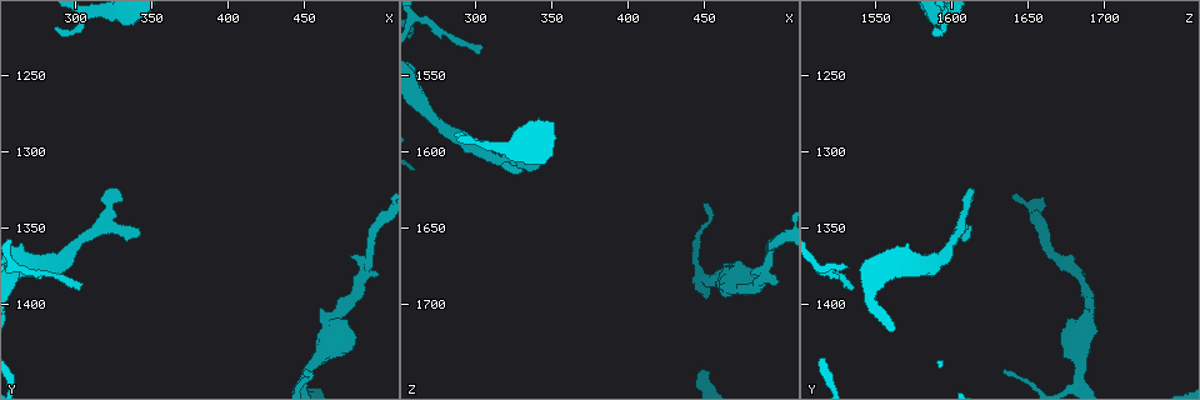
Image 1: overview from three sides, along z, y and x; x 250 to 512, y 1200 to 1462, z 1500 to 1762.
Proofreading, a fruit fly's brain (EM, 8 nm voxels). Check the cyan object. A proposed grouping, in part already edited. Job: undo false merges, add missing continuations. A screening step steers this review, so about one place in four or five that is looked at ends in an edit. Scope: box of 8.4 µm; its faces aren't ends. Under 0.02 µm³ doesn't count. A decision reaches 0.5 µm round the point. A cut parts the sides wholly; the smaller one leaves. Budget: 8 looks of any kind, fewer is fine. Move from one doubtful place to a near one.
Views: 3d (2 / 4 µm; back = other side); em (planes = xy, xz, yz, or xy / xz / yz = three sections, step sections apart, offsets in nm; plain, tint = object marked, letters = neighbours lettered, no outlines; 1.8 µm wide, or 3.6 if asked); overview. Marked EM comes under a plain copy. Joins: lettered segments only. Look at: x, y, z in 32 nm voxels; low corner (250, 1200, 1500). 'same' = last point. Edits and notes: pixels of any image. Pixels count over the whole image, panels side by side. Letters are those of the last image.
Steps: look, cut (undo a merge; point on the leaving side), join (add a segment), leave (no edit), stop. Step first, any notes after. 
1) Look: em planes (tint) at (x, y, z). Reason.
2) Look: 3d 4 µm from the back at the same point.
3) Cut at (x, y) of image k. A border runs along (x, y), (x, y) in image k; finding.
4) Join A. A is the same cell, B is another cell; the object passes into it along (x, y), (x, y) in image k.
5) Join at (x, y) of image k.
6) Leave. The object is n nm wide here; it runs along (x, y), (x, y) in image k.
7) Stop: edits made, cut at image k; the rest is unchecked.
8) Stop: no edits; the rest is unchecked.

Look: em planes (letters) at (286, 1218, 1588). Thin end.

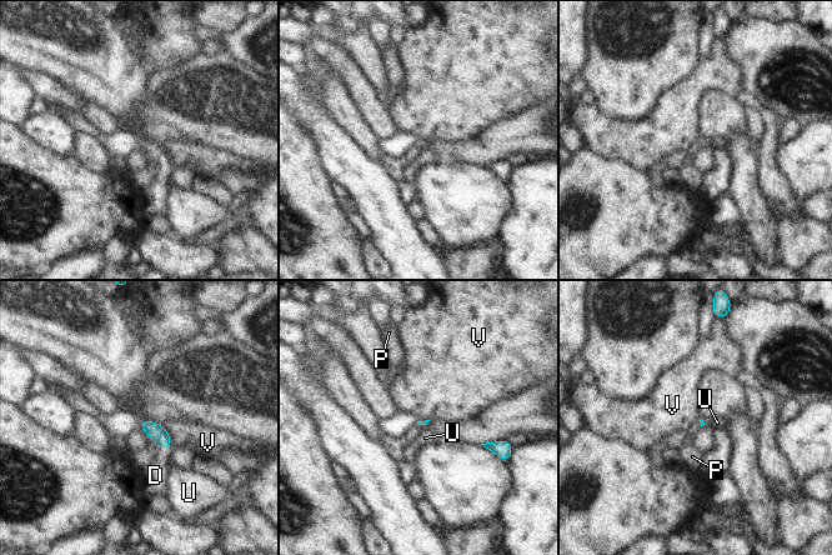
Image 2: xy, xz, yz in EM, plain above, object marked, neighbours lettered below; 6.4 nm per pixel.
Join D. The longest contact is with V, 170 nm; D is the same cell, P, U and V are other cells; the object passes into it along (154, 430), (163, 448), (155, 475) in image 2; the neuron continues.

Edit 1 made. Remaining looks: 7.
Look: overview. Redraw.

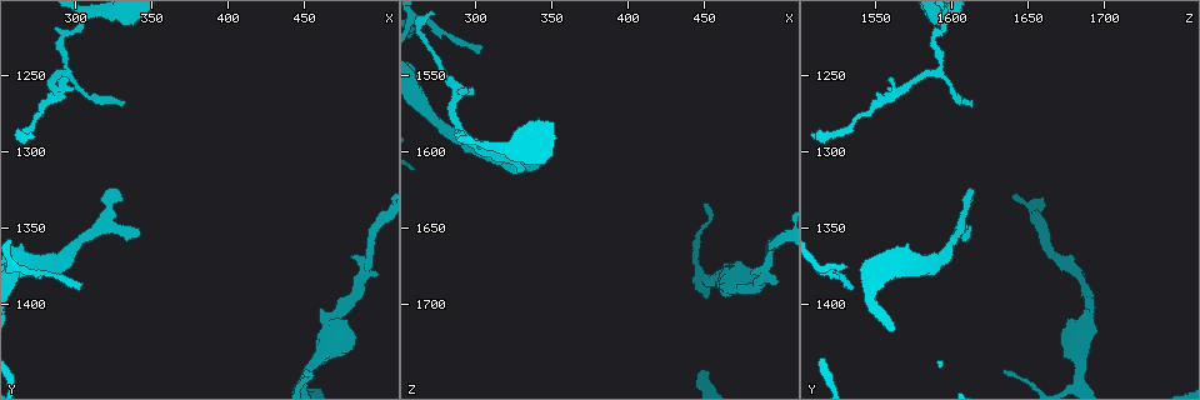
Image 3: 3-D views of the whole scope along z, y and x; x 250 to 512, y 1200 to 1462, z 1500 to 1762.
Look: 3d 4 µm at (340, 1348, 1608). Free end.

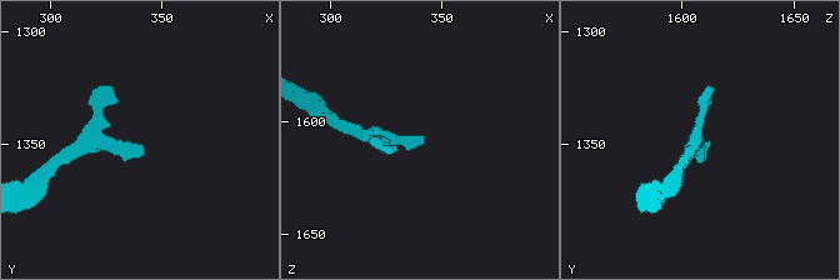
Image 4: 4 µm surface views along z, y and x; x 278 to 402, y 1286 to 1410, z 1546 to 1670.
Look: em yz step 4 (tint) at (340, 1350, 1609).

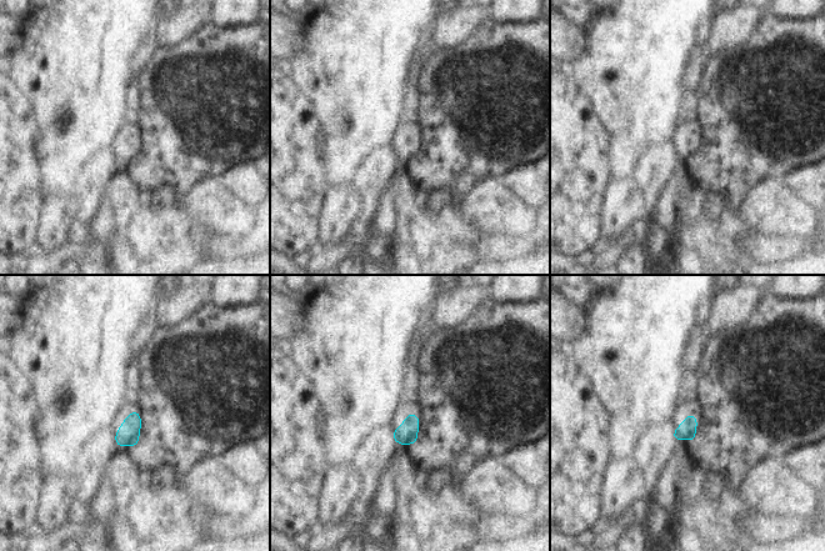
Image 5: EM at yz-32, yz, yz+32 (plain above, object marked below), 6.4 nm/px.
Look: em planes (letters) at the same point.

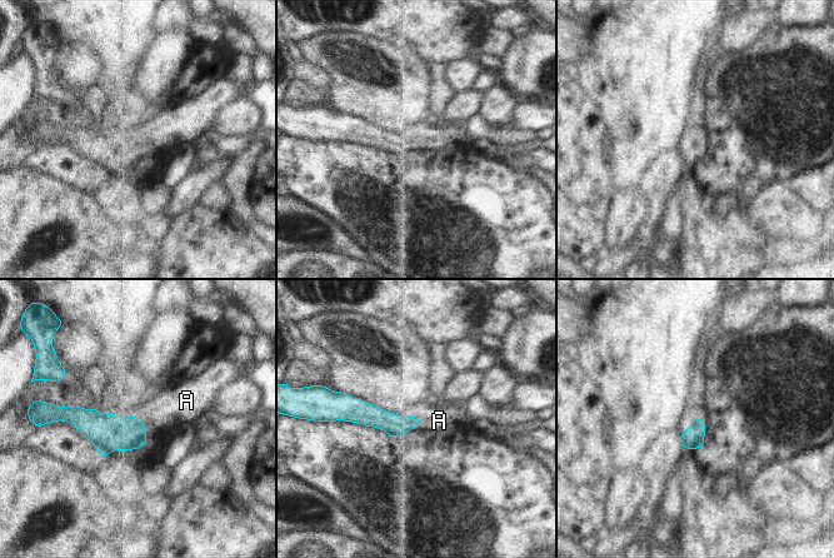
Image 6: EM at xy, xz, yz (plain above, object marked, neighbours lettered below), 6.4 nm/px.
Join A. A is the same cell; the object passes into it along (108, 432), (144, 429), (174, 404) in image 6; the neuron continues.

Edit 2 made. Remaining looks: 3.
Look: overview. Redraw.

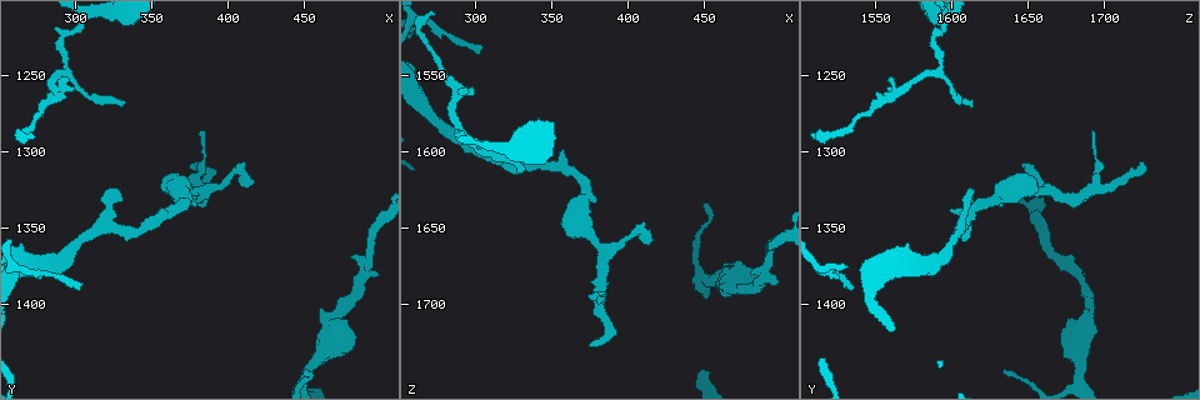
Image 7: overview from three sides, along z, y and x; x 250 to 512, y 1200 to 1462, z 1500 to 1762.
Look: em planes (letters) at (450, 1446, 1634). An open end.

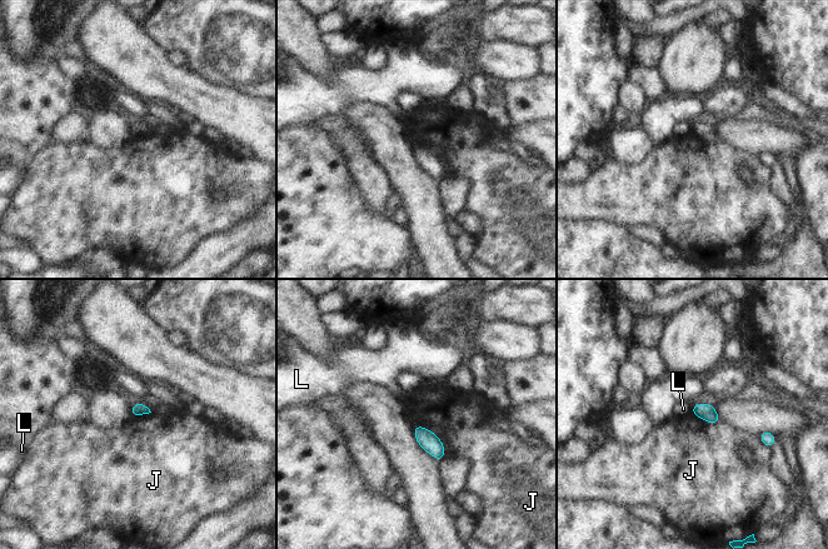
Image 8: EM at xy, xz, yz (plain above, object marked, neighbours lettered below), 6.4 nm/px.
Leave. J and L are other cells; a border runs along (414, 424), (433, 432), (445, 452) in image 8; no lettered segment goes on from it.

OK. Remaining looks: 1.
Stop: edits made, join at image 2, join at image 6; the rest is unchecked.

